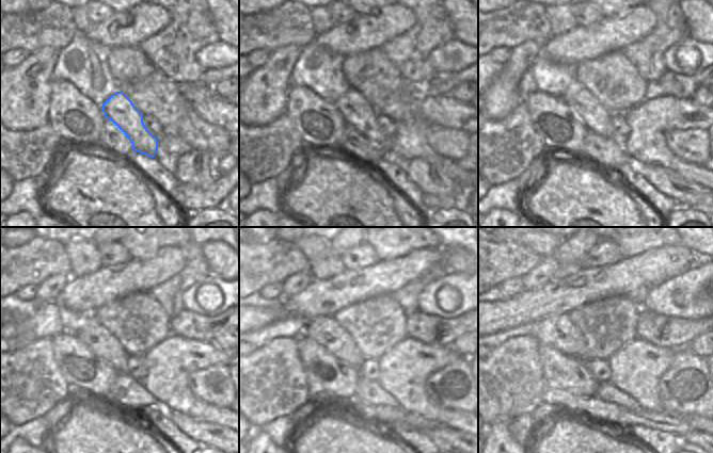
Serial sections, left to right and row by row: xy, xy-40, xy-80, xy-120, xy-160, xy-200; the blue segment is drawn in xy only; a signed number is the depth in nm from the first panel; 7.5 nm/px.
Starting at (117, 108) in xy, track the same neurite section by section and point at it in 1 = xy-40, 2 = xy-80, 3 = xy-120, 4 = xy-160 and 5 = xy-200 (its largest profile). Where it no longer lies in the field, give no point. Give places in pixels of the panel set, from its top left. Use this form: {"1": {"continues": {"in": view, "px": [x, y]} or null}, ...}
{"1": {"continues": {"in": "xy-40", "px": [357, 112]}}, "2": {"continues": {"in": "xy-80", "px": [597, 118]}}, "3": {"continues": {"in": "xy-120", "px": [95, 336]}}, "4": {"continues": {"in": "xy-160", "px": [323, 329]}}, "5": {"continues": {"in": "xy-200", "px": [557, 332]}}}

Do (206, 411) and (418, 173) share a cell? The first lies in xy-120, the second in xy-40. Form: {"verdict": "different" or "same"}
{"verdict": "different"}

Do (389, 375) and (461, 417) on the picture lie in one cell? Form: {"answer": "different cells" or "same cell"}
{"answer": "same cell"}

